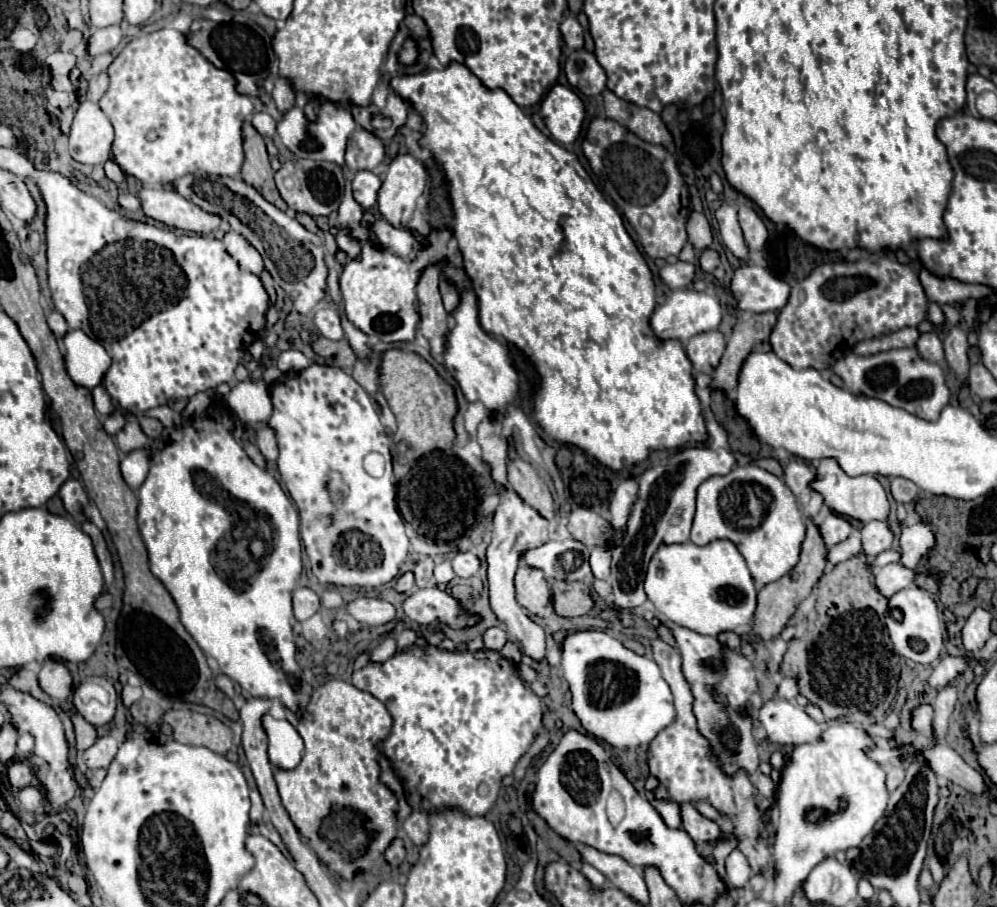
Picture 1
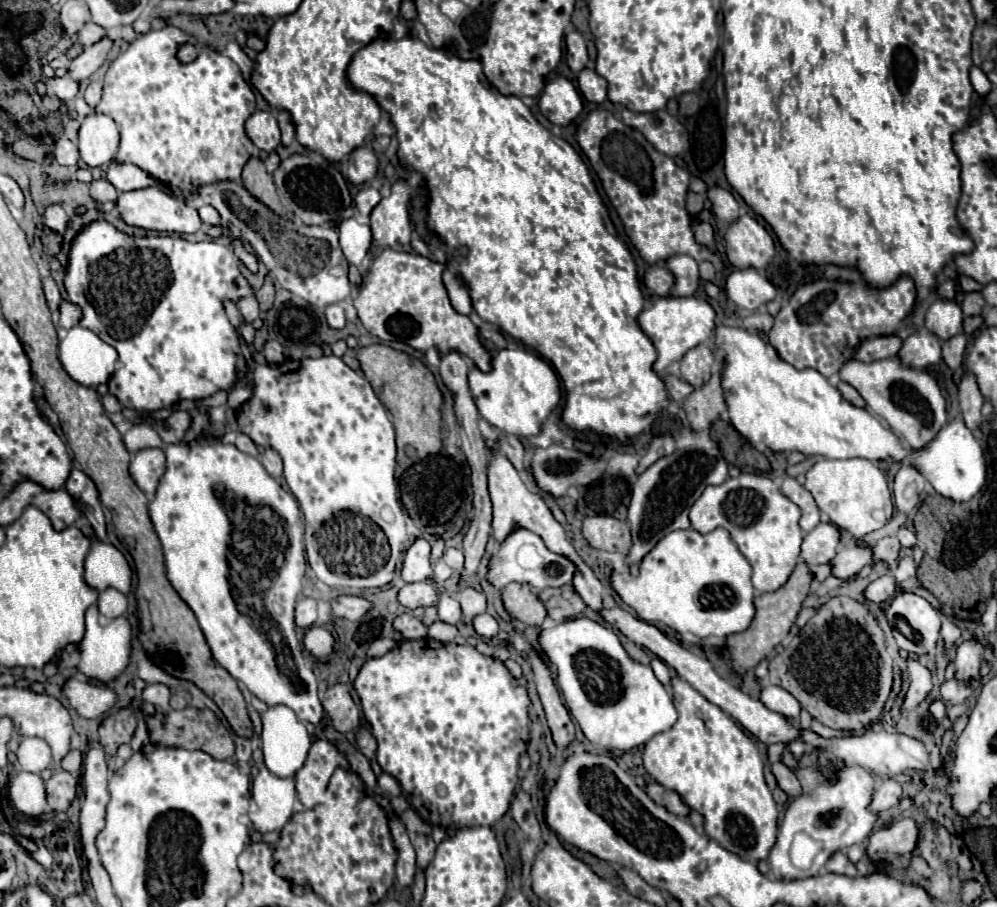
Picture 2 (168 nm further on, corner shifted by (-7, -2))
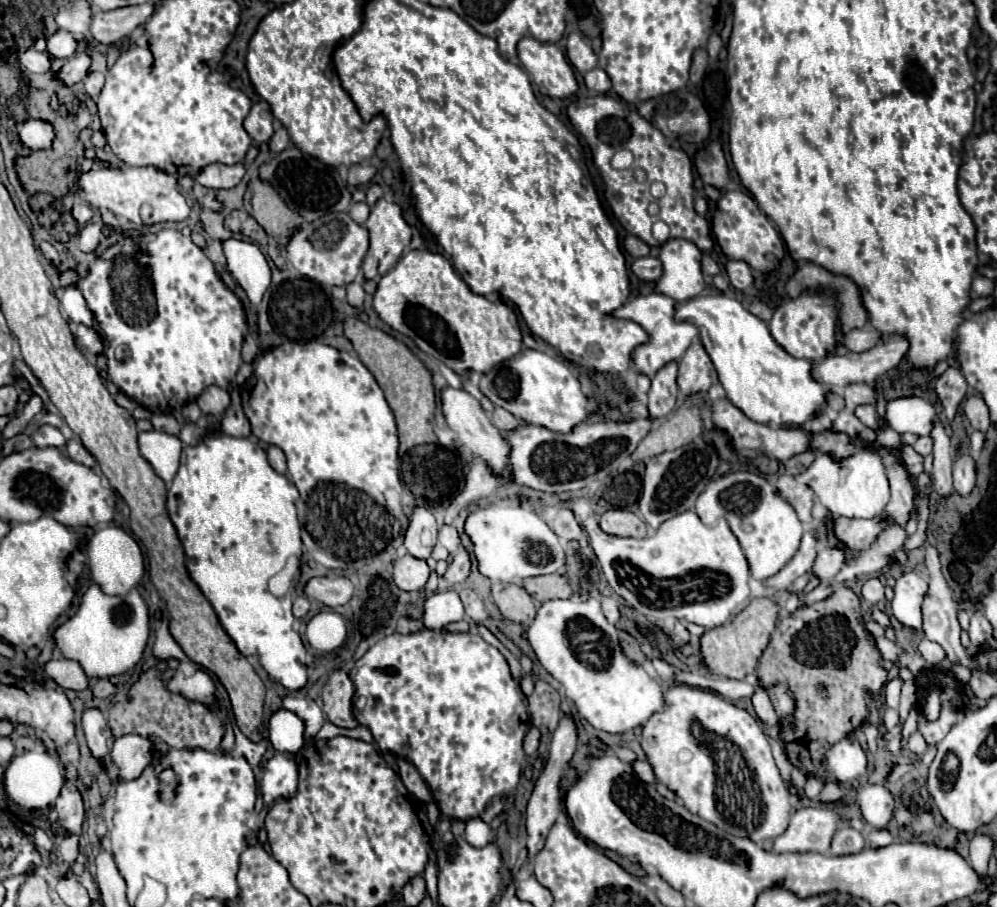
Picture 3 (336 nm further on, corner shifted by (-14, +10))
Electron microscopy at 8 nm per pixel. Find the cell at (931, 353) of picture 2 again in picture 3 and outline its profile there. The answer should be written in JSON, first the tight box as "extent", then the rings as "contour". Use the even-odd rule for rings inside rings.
{"extent":[811,335,909,387],"contour":[[[891,335],[883,343],[875,345],[869,351],[863,351],[863,353],[847,353],[843,357],[827,355],[823,361],[811,361],[811,375],[815,381],[819,381],[827,387],[847,387],[851,383],[873,383],[877,377],[881,377],[889,369],[897,367],[899,361],[903,359],[903,355],[907,353],[907,349],[909,349],[909,345],[907,345],[905,337]]]}

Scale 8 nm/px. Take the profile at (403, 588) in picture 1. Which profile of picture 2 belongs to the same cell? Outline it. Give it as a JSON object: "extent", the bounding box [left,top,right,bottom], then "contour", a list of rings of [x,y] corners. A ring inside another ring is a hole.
{"extent":[402,539,432,583],"contour":[[[416,539],[404,557],[402,579],[406,583],[416,583],[416,581],[426,581],[428,577],[432,577],[430,543],[424,539]]]}

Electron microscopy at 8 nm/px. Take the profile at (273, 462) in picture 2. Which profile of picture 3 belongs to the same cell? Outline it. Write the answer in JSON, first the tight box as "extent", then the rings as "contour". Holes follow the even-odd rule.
{"extent":[267,447,287,475],"contour":[[[269,447],[267,459],[269,459],[269,465],[271,465],[277,473],[285,475],[285,471],[287,471],[287,461],[285,461],[285,453],[283,453],[279,447]]]}

